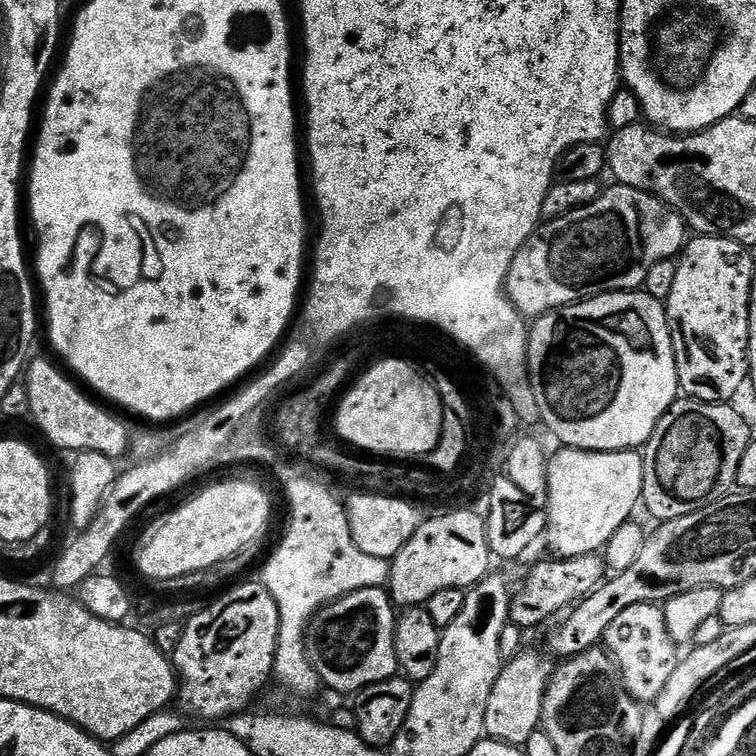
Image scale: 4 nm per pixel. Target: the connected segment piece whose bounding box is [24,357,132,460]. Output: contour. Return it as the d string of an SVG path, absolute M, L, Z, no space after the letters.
M36 357L29 361L24 375L28 409L43 434L58 448L73 453L102 452L112 459L129 453L131 433L125 424L114 418L68 380L50 361Z

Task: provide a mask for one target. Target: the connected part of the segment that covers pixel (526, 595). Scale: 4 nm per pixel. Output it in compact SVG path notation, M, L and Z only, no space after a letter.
M591 552L578 558L551 558L540 560L528 572L528 577L512 593L512 605L508 611L511 623L522 630L547 625L551 616L559 617L584 600L606 579L606 563L603 555Z

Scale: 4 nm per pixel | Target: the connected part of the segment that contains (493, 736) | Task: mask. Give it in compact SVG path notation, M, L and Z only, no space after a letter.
M522 650L501 667L494 682L494 690L490 690L490 702L486 702L484 719L484 735L487 739L524 746L527 745L533 732L540 728L542 702L548 679L552 677L554 671L554 664L543 651L540 651L541 653L528 651Z

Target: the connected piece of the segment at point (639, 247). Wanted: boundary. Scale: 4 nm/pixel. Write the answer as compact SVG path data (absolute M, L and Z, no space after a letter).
M613 183L612 188L605 187L600 196L594 202L590 202L581 208L575 208L570 214L566 214L557 220L547 221L543 226L533 232L530 239L522 246L520 253L514 258L514 262L508 271L507 287L510 289L510 295L517 308L520 309L520 315L525 318L539 318L548 312L553 312L555 308L564 308L567 304L577 304L579 300L588 300L591 296L601 296L603 292L630 292L639 289L643 285L646 274L650 274L650 266L654 262L662 262L679 257L685 243L686 221L675 208L659 200L656 196L650 195L637 188L631 188L625 184Z

